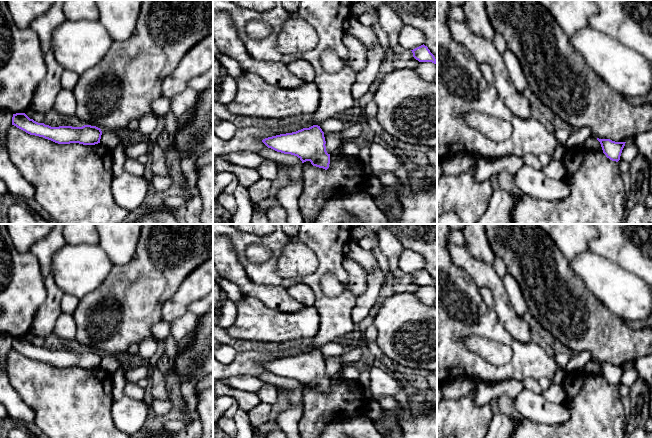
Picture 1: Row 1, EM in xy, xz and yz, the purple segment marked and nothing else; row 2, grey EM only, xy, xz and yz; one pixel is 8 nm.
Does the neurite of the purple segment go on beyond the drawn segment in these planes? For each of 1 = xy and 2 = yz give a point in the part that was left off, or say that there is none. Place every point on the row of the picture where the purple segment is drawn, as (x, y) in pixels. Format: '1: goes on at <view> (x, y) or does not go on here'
1: does not go on here
2: does not go on here

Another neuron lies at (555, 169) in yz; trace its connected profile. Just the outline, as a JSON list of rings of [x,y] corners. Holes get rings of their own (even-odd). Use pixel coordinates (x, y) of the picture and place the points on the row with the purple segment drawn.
[[[552,158],[548,165],[542,168],[542,170],[548,178],[553,180],[564,180],[566,176],[566,170],[563,162]]]

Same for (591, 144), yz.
[[[593,136],[587,138],[582,147],[586,151],[603,153],[600,142]]]

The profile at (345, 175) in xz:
[[[345,154],[330,156],[327,170],[303,165],[303,190],[298,207],[304,224],[315,224],[324,205],[333,198],[365,193],[370,176],[367,176],[359,158]]]

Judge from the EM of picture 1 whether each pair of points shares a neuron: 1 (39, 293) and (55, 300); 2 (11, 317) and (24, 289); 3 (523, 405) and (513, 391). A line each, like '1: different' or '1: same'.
1: different
2: same
3: different

